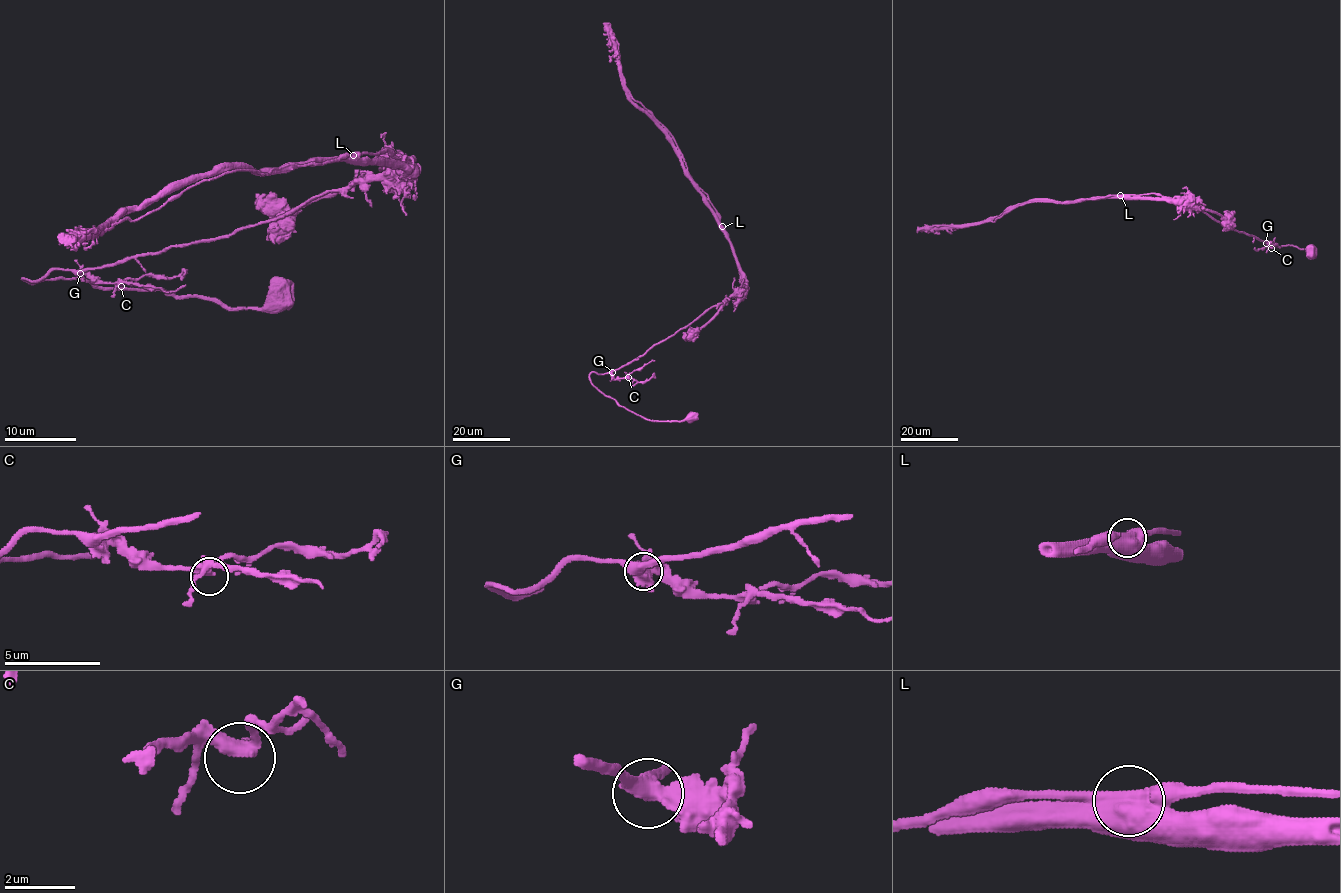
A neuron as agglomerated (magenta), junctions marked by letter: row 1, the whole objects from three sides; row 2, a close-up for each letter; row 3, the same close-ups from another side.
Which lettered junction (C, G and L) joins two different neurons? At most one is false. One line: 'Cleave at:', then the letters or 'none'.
Cleave at: L

